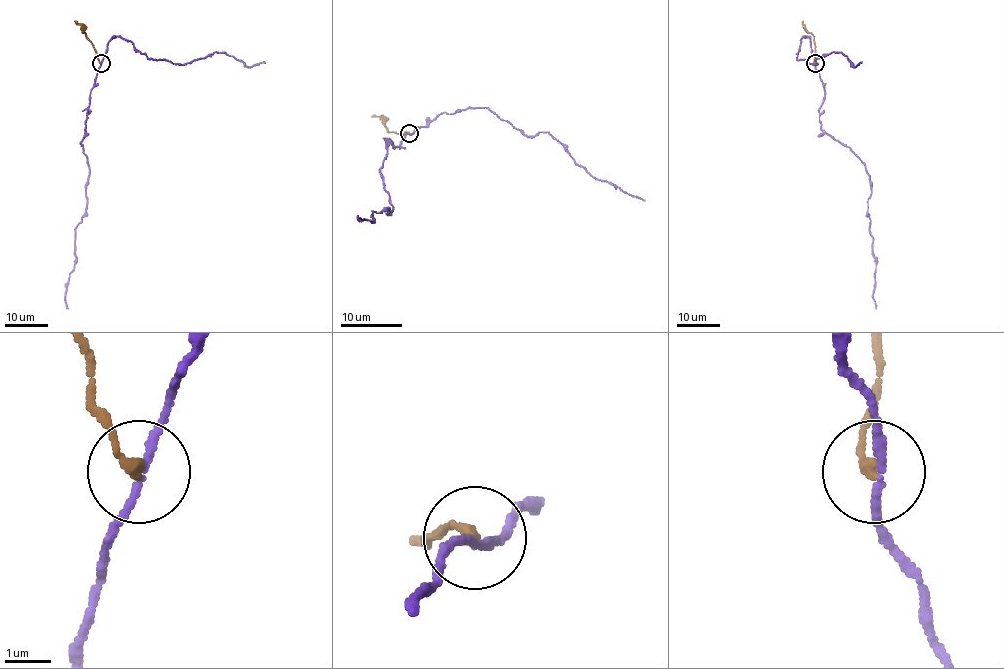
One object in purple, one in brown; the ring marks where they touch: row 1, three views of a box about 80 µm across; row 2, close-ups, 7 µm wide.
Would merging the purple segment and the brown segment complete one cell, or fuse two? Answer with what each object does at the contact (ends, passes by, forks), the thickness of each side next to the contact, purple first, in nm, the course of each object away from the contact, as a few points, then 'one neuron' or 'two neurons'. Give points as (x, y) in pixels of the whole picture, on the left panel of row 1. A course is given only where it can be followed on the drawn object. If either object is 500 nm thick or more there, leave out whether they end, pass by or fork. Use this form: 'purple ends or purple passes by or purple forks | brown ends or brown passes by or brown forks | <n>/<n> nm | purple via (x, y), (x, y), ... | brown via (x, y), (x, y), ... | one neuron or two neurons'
purple passes by | brown ends | 160/240 nm | purple via (100, 62), (80, 143), (90, 171), (85, 214), (76, 228), (67, 309) | brown via (100, 63), (93, 44), (75, 20) | two neurons

